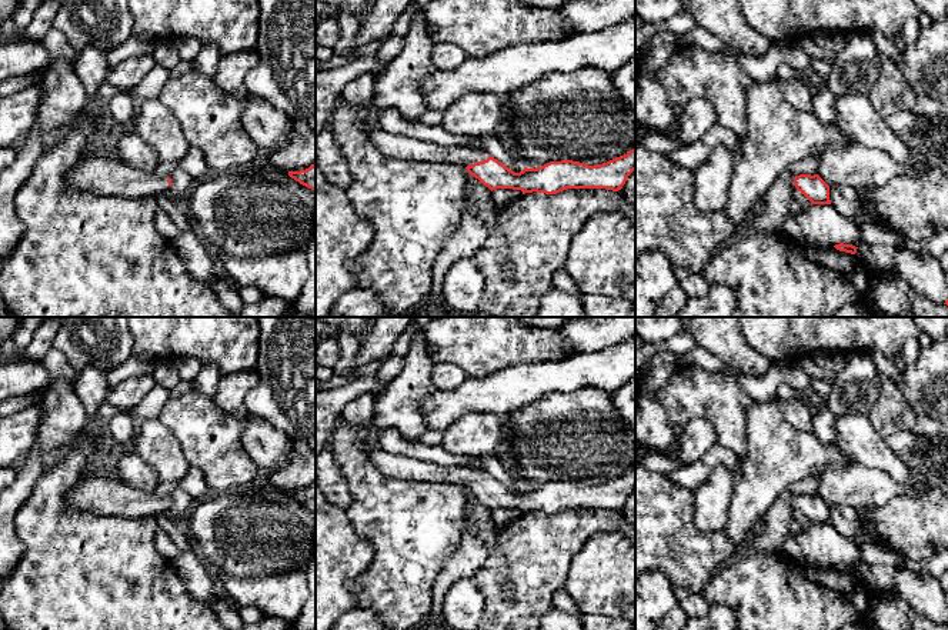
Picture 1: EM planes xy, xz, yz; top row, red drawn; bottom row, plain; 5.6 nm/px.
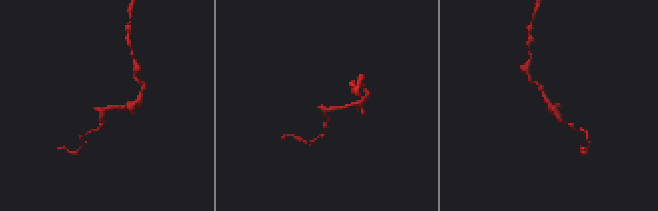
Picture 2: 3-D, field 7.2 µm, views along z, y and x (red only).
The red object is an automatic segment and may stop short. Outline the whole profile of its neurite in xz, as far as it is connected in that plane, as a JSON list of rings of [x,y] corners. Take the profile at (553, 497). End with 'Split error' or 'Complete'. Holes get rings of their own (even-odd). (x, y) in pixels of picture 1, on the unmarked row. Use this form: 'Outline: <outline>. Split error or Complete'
Outline: [[[378,447],[368,451],[375,467],[387,477],[427,484],[455,483],[464,486],[491,511],[513,509],[525,513],[557,514],[567,509],[605,509],[618,511],[635,490],[635,469],[607,483],[588,486],[580,481],[550,481],[537,489],[514,493],[484,470],[464,466],[440,466],[408,456],[397,456]]]. Split error

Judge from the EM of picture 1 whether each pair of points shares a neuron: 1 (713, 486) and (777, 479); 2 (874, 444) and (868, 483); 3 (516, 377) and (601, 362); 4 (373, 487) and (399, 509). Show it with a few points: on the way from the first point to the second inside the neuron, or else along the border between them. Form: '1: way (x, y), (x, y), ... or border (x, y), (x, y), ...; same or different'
1: border (735, 479), (727, 516); different
2: border (855, 462), (878, 467), (901, 483); different
3: way (537, 377), (564, 376), (580, 370); same
4: way (379, 493), (393, 503); same

